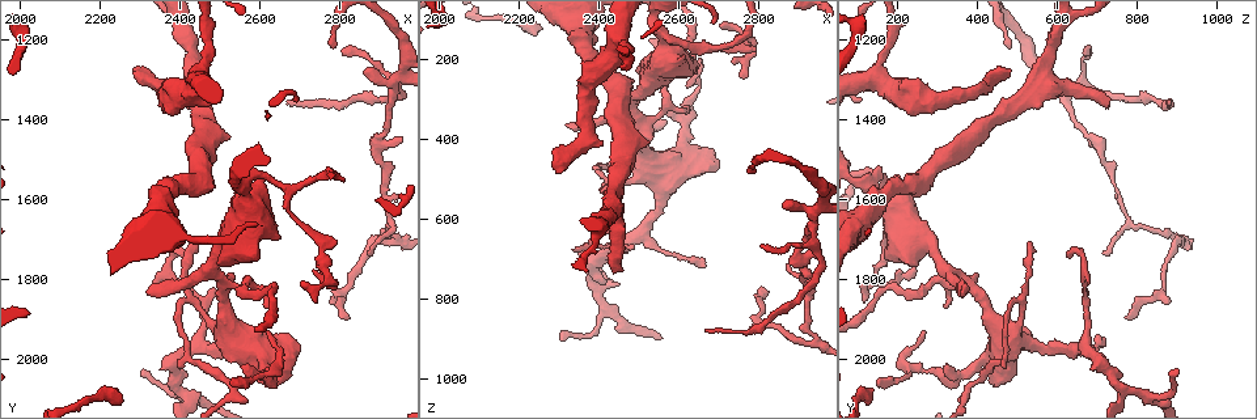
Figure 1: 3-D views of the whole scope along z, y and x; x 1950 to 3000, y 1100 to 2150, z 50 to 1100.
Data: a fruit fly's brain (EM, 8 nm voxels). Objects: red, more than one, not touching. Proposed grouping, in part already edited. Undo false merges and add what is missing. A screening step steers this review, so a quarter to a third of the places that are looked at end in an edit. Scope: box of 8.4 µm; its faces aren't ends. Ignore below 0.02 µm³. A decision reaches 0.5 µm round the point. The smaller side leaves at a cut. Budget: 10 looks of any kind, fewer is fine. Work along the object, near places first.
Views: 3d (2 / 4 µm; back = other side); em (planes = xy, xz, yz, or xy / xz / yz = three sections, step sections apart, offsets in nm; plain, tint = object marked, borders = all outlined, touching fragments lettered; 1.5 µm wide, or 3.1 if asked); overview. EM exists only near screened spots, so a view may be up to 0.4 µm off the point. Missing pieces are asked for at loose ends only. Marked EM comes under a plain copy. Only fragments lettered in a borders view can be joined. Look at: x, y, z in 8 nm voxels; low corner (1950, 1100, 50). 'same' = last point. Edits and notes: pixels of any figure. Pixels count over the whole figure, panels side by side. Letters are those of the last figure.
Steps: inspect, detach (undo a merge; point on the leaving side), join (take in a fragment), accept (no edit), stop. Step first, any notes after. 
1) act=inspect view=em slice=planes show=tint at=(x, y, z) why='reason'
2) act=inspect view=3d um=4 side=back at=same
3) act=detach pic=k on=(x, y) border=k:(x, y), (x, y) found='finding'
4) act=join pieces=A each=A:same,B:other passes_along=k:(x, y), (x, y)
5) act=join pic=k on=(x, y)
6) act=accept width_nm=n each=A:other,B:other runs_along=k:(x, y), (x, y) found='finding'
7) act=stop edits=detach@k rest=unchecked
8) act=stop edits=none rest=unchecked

act=inspect view=3d um=2 at=(2940, 1335, 620) why='arms part here'

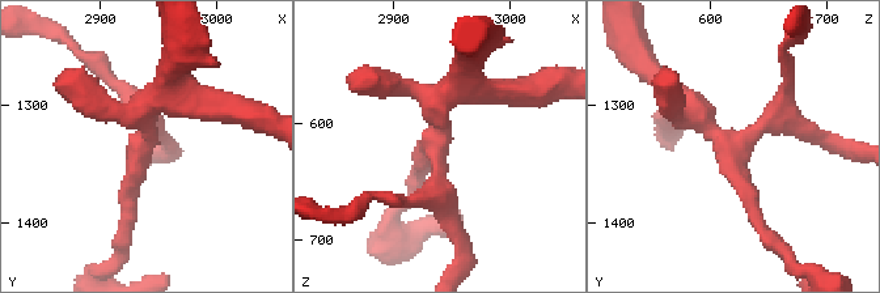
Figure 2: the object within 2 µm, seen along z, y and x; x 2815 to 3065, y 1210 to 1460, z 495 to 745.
act=inspect view=em slice=planes show=borders at=(2938, 1336, 616) why='shape alone is not enough'

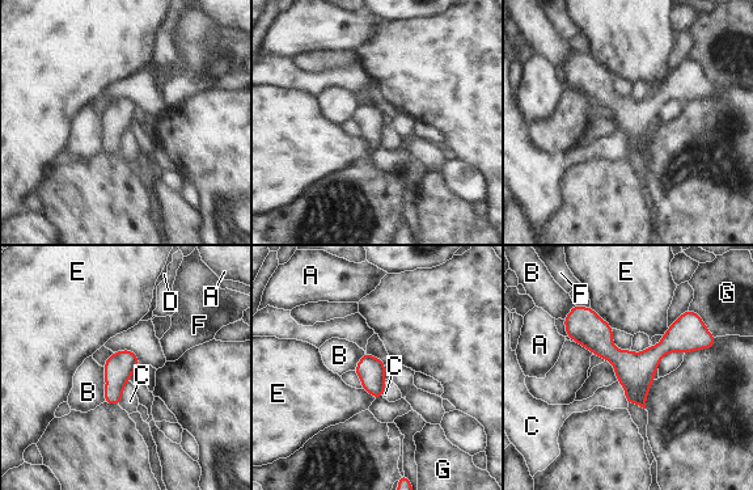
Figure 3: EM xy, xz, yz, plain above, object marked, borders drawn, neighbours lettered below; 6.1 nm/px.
act=accept longest_contact=G:220nm each=A:other,B:other,C:other,D:other,E:other,F:other,G:other found='one cell here'

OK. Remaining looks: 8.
act=inspect view=3d um=4 at=(2865, 1730, 710) why='tapers out'

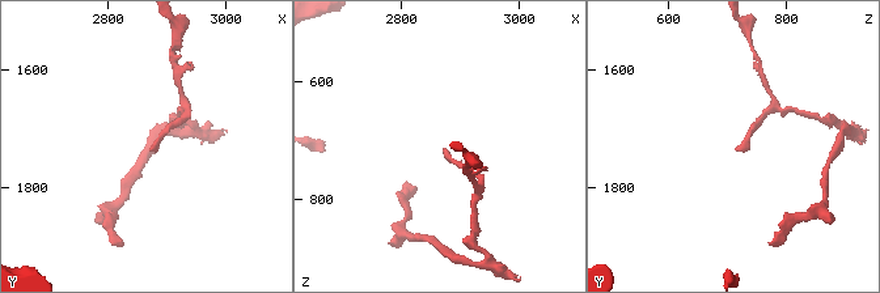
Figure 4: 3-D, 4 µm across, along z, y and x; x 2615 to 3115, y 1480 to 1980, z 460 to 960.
act=inspect view=em slice=yz step=8 show=borders at=(2875, 1735, 715)

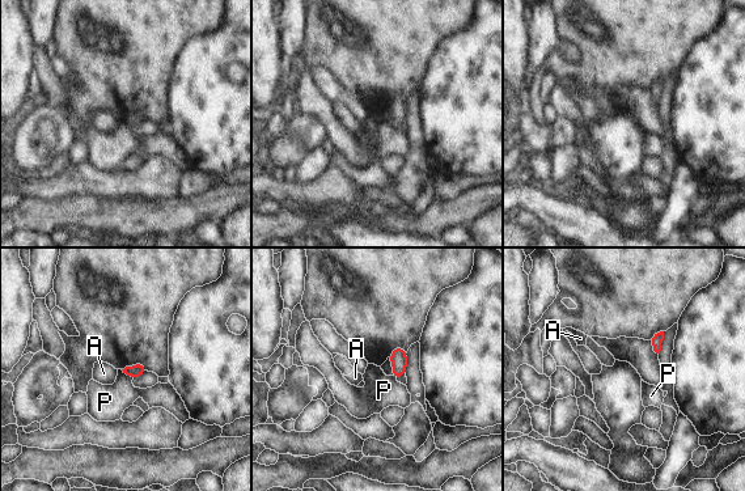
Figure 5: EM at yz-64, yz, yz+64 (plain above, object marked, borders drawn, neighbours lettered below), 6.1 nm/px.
act=accept longest_contact=P:100nm each=A:other,P:other border=5:(121, 369), (132, 379) found='none of them fits'

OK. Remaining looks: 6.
act=inspect view=em slice=yz step=4 show=borders at=(2455, 1365, 730) why='branch stops here'

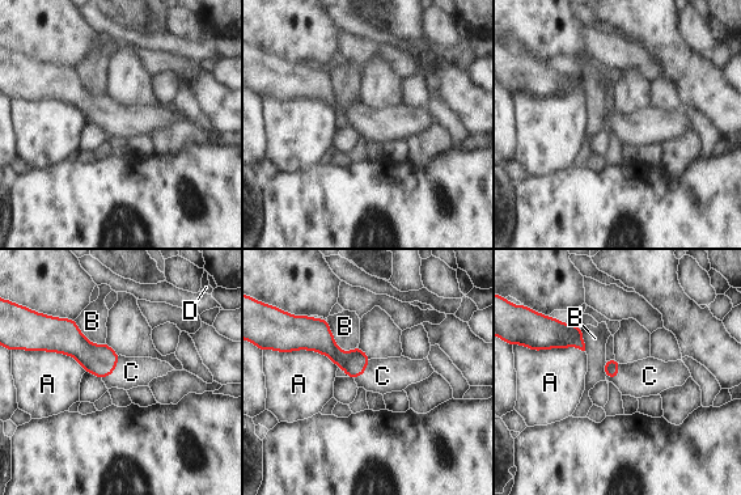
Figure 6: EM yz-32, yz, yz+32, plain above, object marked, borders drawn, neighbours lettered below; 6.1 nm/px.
act=join pieces=C each=A:other,B:other,C:same,D:other found='the cell continues'

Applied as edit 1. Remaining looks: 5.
act=inspect view=overview why='see it whole again'

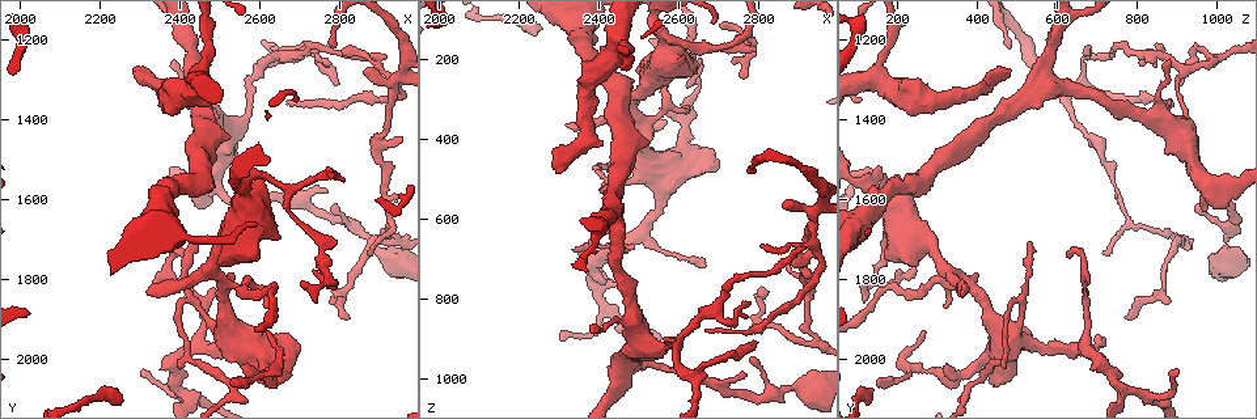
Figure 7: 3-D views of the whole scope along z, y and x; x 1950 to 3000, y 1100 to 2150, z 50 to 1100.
act=inspect view=em slice=yz step=4 show=tint at=(2675, 1570, 165) why='arms part here'

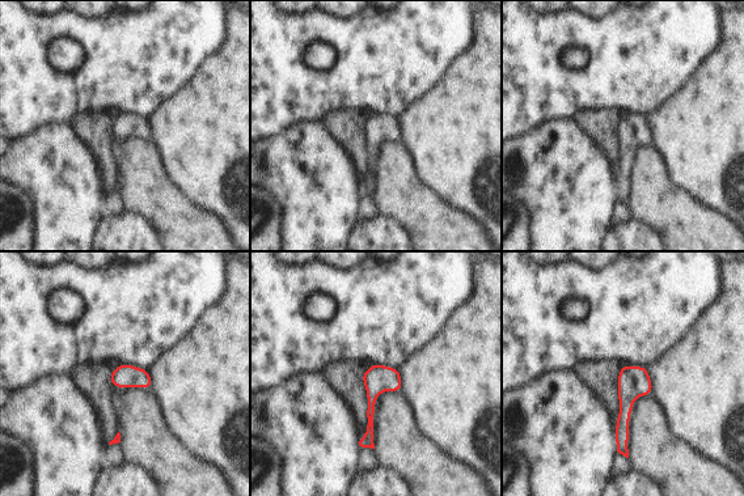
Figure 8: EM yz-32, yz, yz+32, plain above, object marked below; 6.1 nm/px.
act=inspect view=em slice=planes show=borders at=same why='cut it another way'

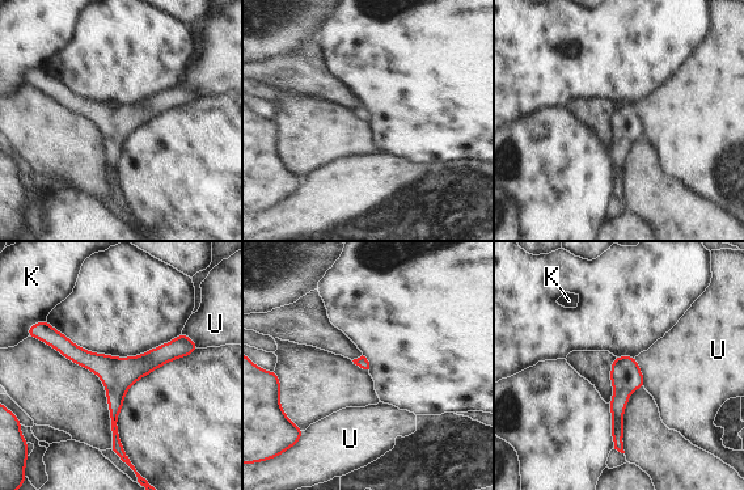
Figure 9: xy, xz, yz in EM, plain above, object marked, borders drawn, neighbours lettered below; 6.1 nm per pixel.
act=accept width_nm=190 each=K:other,U:other found='all the same cell'

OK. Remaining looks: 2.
act=stop edits=join@6 rest=unchecked

